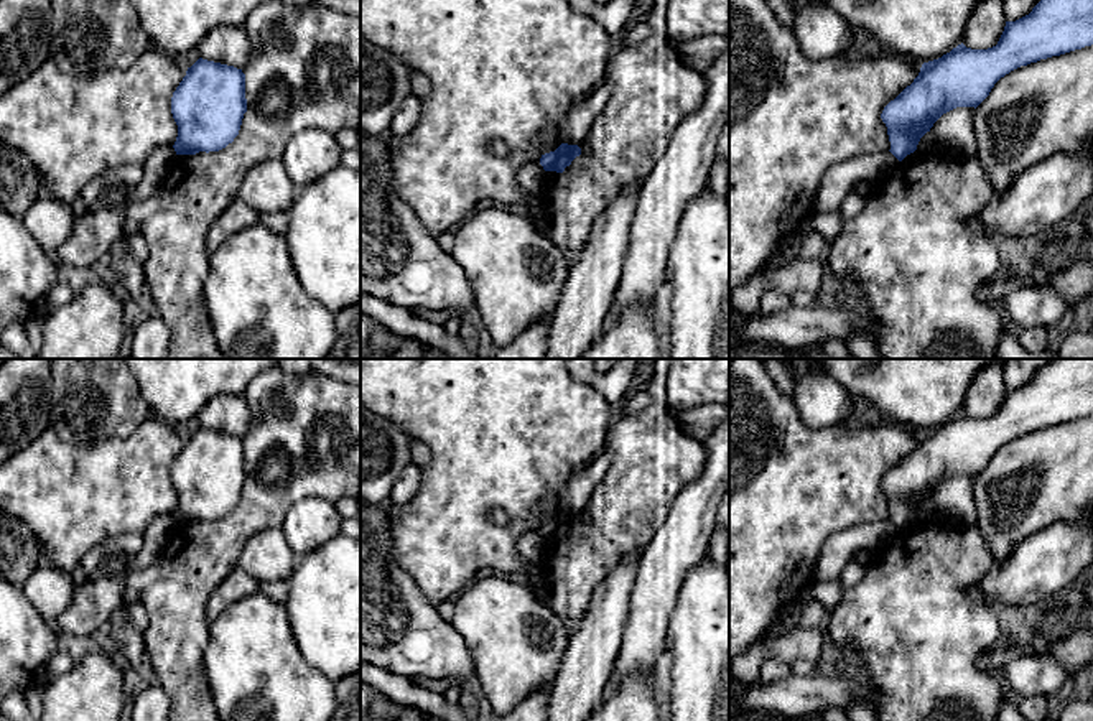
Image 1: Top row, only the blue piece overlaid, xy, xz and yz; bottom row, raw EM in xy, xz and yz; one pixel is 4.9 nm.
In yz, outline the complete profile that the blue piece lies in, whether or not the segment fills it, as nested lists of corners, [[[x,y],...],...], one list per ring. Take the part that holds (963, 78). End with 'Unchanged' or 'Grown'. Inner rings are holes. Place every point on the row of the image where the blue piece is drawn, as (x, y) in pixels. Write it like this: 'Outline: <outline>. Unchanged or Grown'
Outline: [[[1040,0],[1029,15],[1006,21],[996,46],[971,49],[963,43],[938,59],[923,63],[919,76],[894,100],[881,119],[887,127],[891,153],[902,161],[917,150],[933,123],[956,107],[978,107],[994,84],[1011,71],[1093,44],[1093,0]]]. Unchanged

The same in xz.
Outline: [[[561,143],[555,151],[542,155],[540,165],[545,171],[563,173],[565,168],[579,155],[581,148],[578,145]]]. Unchanged

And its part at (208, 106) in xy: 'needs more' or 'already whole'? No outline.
already whole

